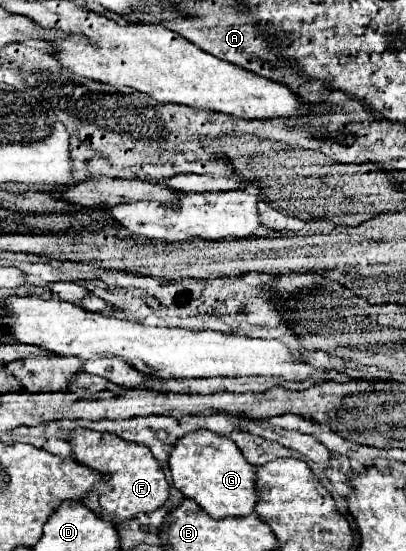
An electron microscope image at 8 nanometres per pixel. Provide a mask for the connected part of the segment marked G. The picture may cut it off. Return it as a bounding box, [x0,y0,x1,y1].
[169,430,255,520]

